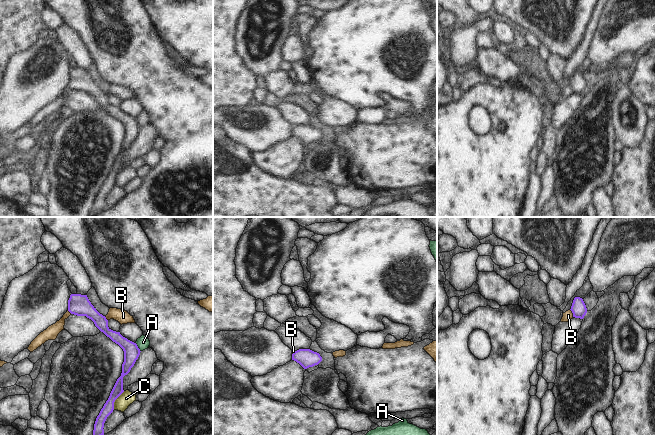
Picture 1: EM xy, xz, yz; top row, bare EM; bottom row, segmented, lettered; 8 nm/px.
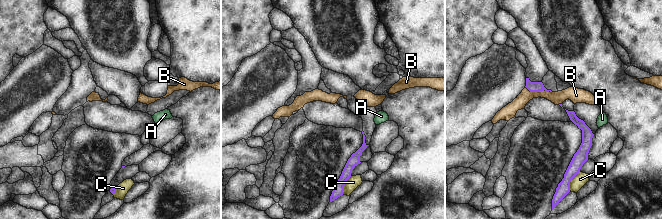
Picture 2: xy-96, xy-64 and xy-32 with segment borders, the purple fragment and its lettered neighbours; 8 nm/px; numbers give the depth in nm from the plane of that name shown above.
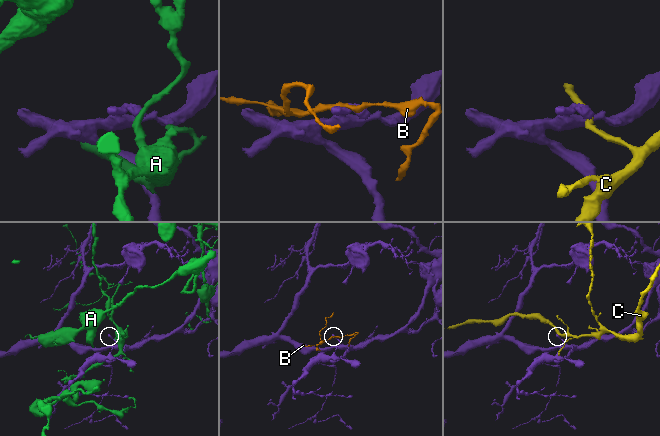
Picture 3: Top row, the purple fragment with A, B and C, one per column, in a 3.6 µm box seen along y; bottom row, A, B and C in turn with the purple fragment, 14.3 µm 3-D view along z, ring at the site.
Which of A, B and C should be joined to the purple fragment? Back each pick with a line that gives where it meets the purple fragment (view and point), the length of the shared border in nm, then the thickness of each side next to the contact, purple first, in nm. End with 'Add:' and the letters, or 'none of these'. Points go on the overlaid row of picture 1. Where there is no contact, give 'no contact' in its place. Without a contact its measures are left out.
Add: none of these

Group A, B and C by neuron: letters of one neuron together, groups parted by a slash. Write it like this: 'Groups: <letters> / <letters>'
Groups: A / B / C

